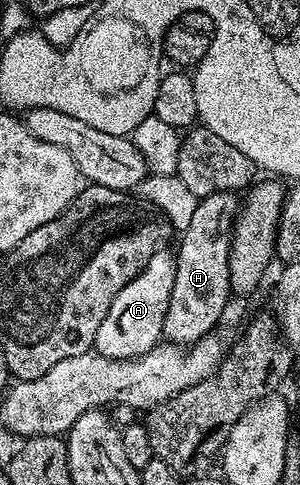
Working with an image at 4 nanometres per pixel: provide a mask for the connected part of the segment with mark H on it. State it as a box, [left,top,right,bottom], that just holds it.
[163,193,240,347]

